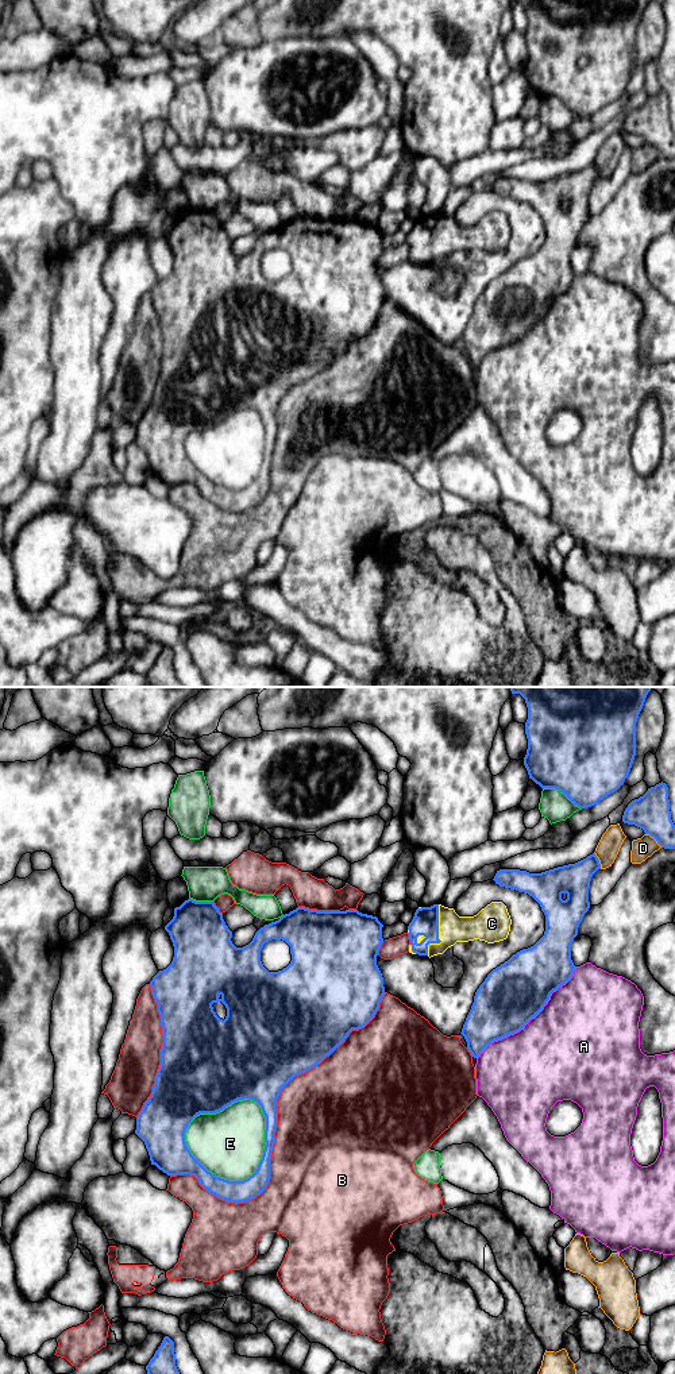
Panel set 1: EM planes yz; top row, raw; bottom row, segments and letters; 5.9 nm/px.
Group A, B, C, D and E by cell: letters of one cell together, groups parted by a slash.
A / B D / C / E

